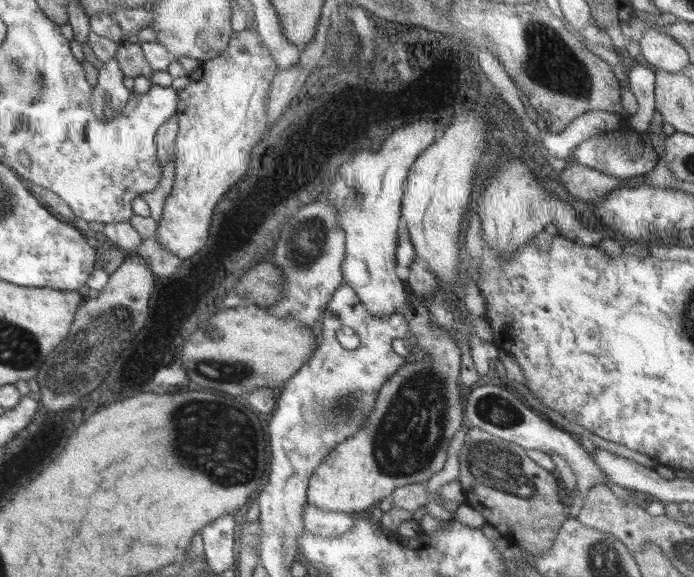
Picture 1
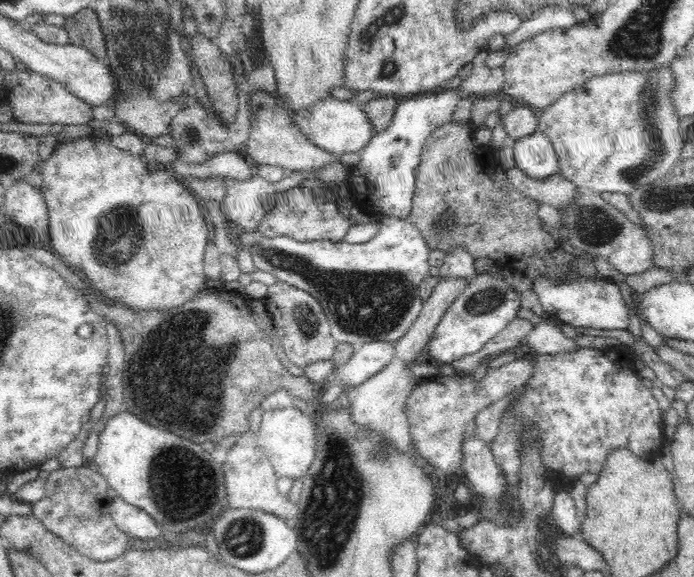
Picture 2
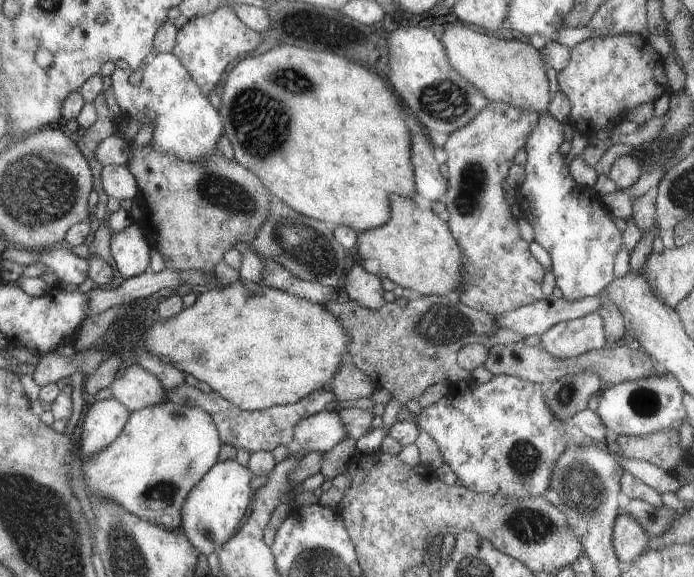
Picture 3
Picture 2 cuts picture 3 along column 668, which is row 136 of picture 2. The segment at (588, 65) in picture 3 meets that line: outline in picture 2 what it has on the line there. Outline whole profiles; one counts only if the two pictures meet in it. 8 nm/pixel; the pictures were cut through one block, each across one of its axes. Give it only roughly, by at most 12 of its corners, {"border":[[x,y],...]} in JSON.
{"border":[[96,136],[42,166],[50,246],[104,302],[174,310],[208,224]]}

